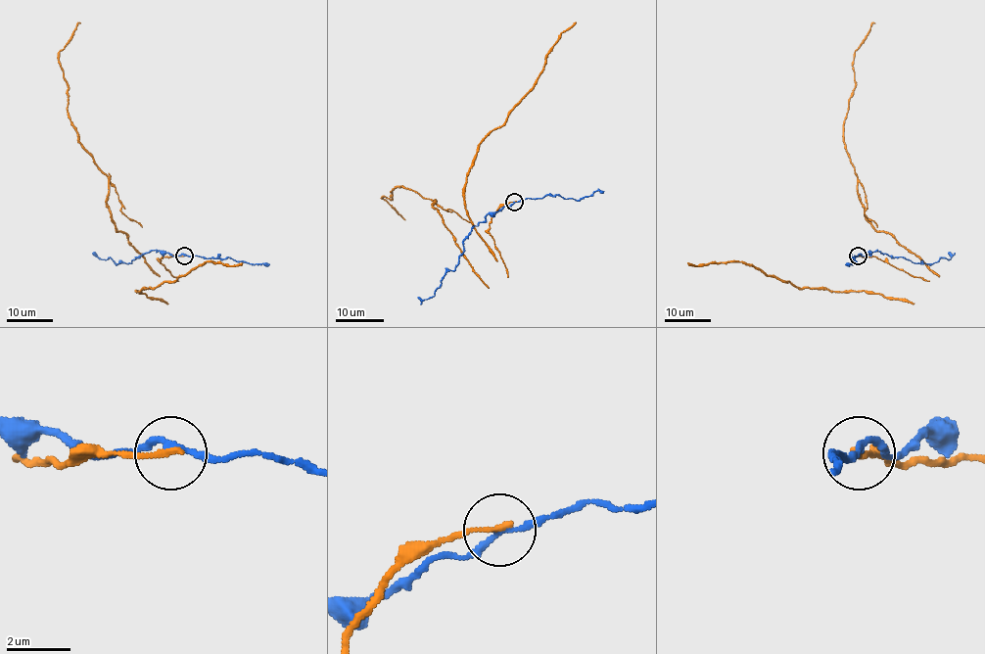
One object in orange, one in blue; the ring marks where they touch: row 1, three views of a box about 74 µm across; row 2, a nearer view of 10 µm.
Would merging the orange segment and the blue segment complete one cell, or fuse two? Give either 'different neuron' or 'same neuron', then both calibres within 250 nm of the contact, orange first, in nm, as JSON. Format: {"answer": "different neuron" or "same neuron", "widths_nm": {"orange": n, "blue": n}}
{"answer": "different neuron", "widths_nm": {"orange": 180, "blue": 170}}

